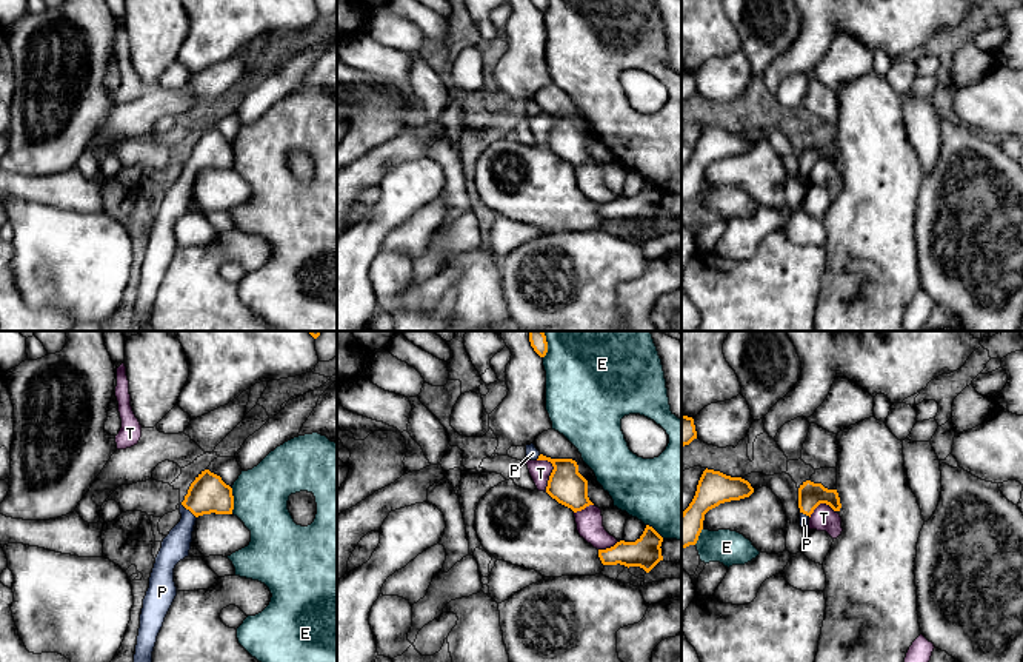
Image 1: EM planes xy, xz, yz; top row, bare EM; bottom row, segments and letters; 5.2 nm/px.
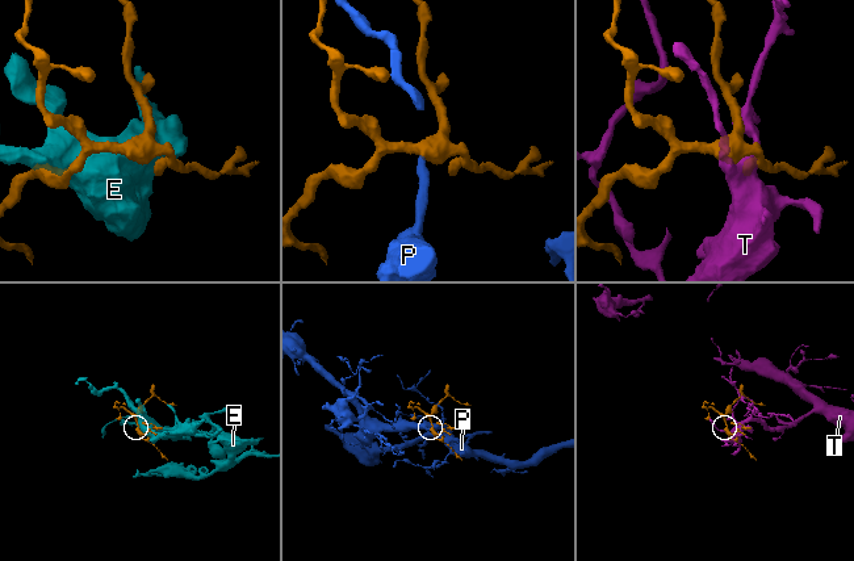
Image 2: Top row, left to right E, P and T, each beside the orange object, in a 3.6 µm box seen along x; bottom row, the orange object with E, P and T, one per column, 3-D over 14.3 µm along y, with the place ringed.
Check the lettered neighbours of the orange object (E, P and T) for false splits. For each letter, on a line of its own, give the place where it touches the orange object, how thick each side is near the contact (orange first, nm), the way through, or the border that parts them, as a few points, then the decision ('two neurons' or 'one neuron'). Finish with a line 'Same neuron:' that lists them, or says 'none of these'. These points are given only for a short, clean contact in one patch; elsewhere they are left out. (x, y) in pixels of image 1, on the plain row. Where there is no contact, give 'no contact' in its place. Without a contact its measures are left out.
E: meets orange in xy at (233, 156); 200 nm thick on the orange side, 280 nm on the other; two neurons
P: meets orange in xy at (189, 165); 200 nm thick on the orange side, 150 nm on the other; runs through xy (208, 148), (189, 165), (186, 180), (176, 200); one neuron
T: meets orange in xz at (553, 127); 190 nm thick on the orange side, 110 nm on the other; two neurons
Same neuron: P

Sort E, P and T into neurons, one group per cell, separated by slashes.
E / P / T

